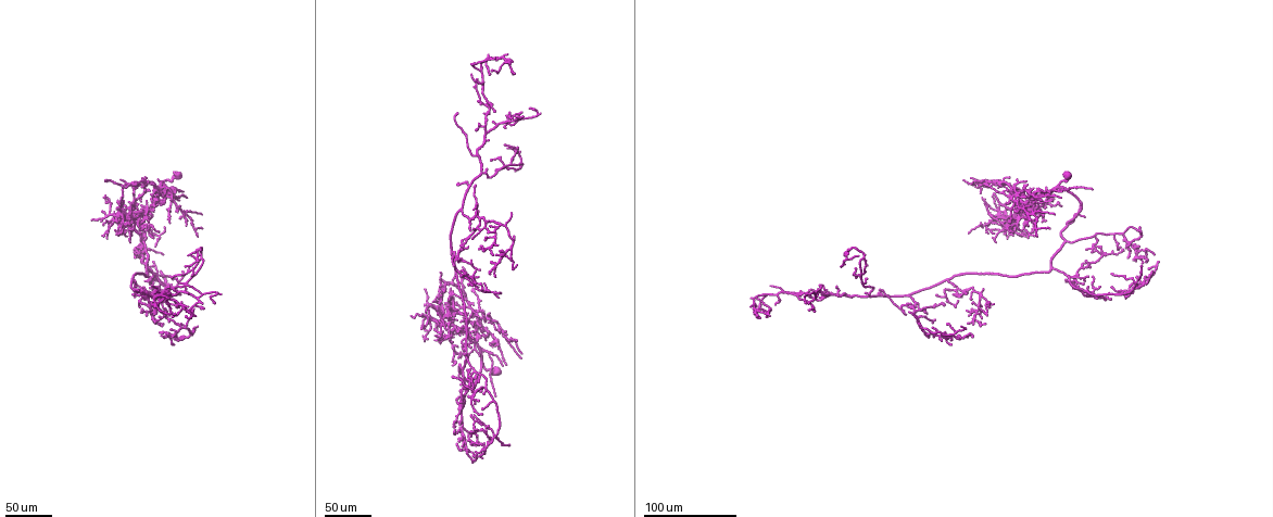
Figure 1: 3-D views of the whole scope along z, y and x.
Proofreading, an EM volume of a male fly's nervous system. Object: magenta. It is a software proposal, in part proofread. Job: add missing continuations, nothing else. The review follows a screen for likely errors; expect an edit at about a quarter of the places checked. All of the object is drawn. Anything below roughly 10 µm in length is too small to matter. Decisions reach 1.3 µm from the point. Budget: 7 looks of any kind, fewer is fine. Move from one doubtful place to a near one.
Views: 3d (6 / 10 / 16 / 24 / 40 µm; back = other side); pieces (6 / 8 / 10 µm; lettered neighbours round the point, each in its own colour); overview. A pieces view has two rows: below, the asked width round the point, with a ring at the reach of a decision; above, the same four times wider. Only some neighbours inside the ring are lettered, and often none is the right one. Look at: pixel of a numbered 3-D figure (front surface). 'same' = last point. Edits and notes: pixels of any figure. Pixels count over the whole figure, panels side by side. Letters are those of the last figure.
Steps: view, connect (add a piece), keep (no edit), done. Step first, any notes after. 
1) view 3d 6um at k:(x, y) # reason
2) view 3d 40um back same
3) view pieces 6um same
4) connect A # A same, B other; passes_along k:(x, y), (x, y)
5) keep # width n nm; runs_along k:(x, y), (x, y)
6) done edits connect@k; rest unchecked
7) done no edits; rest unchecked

view 3d 40um at 1:(197, 326) # end of a long branch

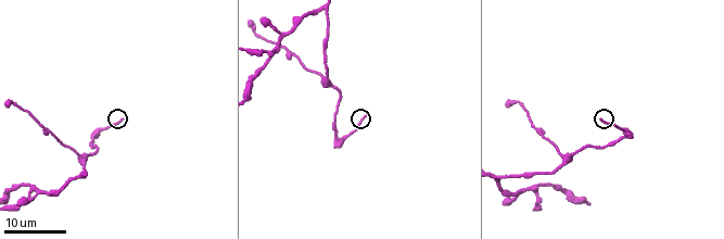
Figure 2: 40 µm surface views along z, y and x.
view pieces 10um at 2:(121, 120)

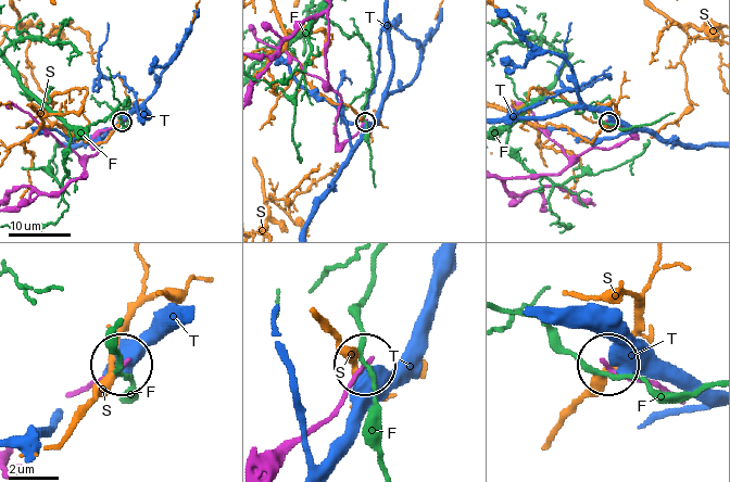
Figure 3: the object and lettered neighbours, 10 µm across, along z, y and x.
keep # F other, S other, T other; runs_along 3:(267, 453), (311, 430), (364, 364); no lettered piece goes on from it

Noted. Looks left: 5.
view 3d 24um at 1:(497, 255) # branch stops here

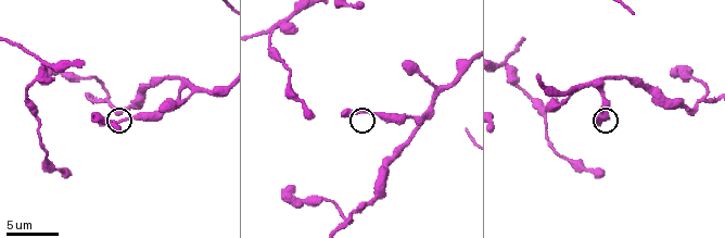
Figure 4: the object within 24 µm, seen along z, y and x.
view pieces 8um at 4:(344, 115)

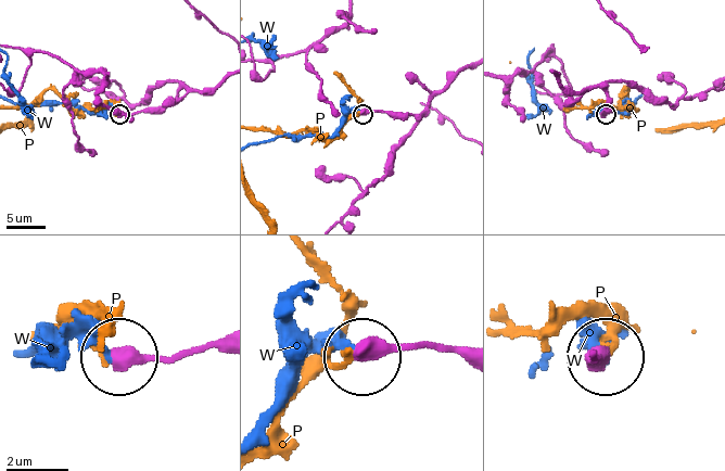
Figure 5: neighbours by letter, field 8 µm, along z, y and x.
keep # P other, W other; runs_along 5:(463, 355), (366, 355); no lettered piece goes on from it

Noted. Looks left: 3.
view 3d 40um at 1:(812, 312) # free end

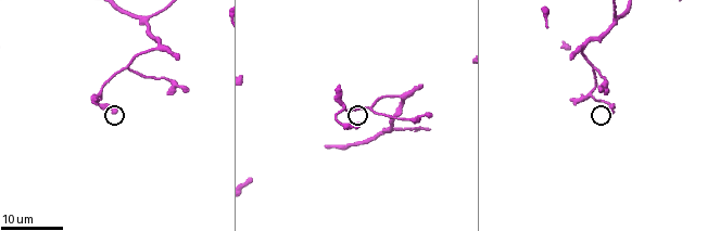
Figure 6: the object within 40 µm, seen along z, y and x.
view pieces 6um at 6:(114, 109)

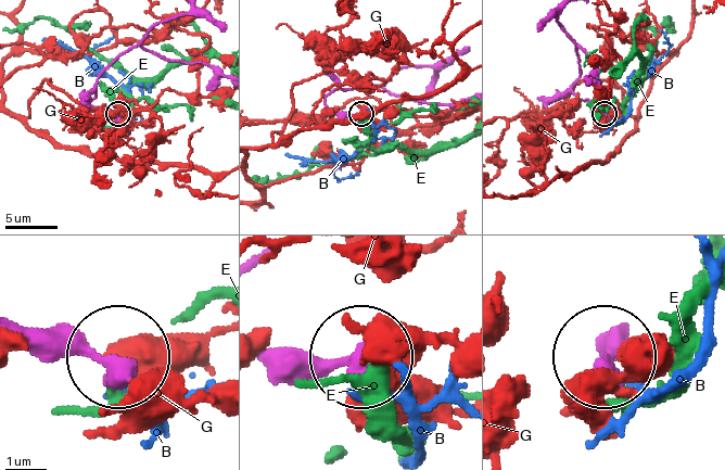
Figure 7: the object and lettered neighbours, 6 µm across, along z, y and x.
keep # width 510 nm; B other, E other, G other; runs_along 7:(24, 331), (113, 352); no lettered piece goes on from it

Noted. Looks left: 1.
done no edits; rest unchecked

